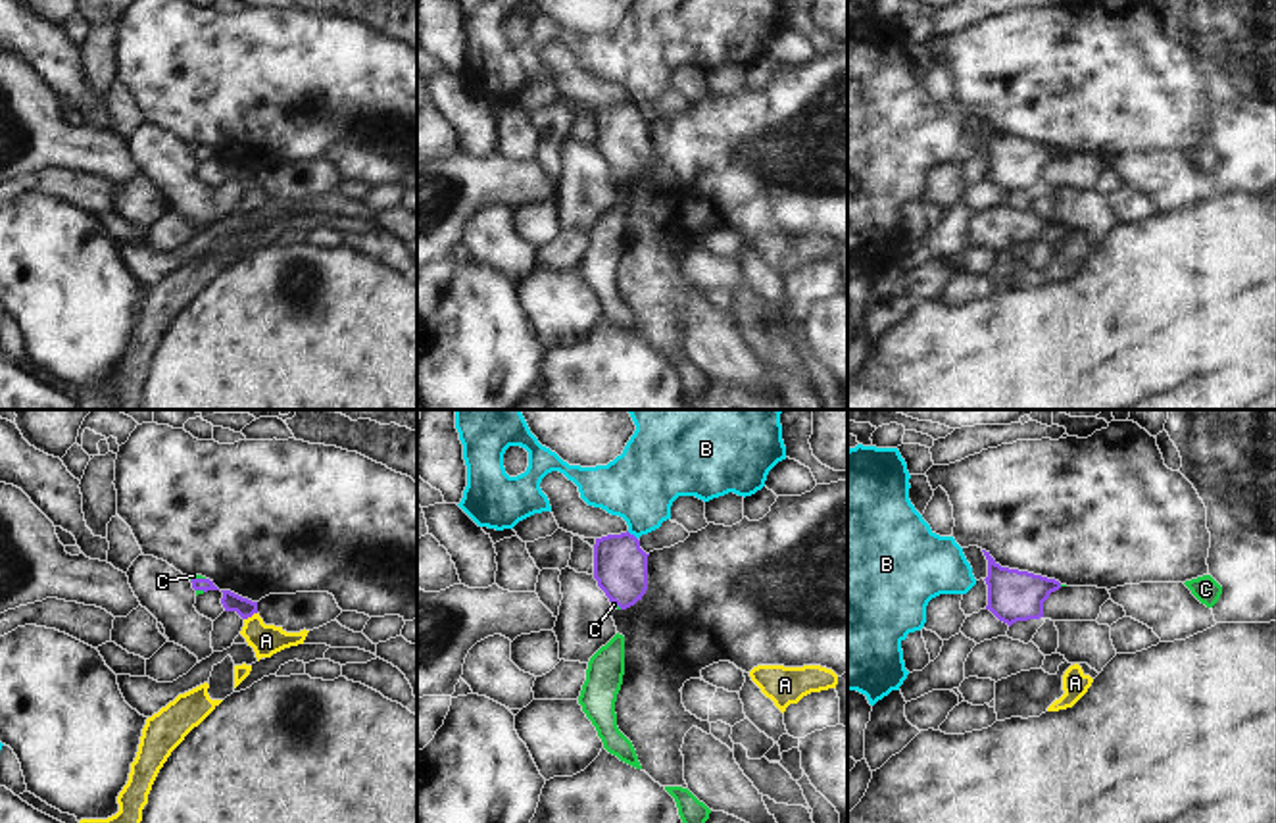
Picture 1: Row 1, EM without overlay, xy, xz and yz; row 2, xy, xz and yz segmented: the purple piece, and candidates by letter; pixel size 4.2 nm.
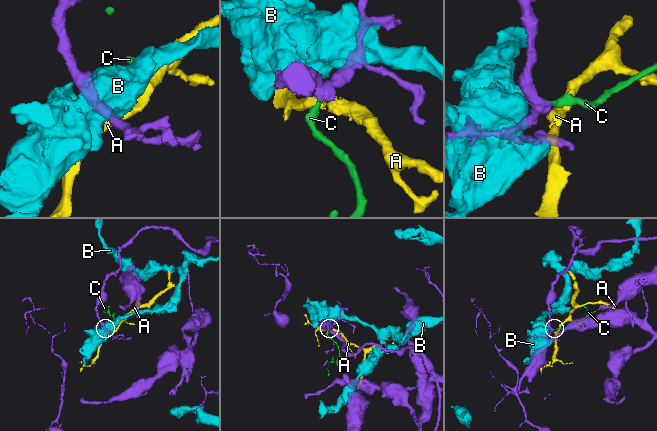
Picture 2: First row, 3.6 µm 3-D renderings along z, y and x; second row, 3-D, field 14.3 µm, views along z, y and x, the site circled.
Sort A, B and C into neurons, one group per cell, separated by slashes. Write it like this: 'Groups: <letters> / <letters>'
Groups: A / B / C.

